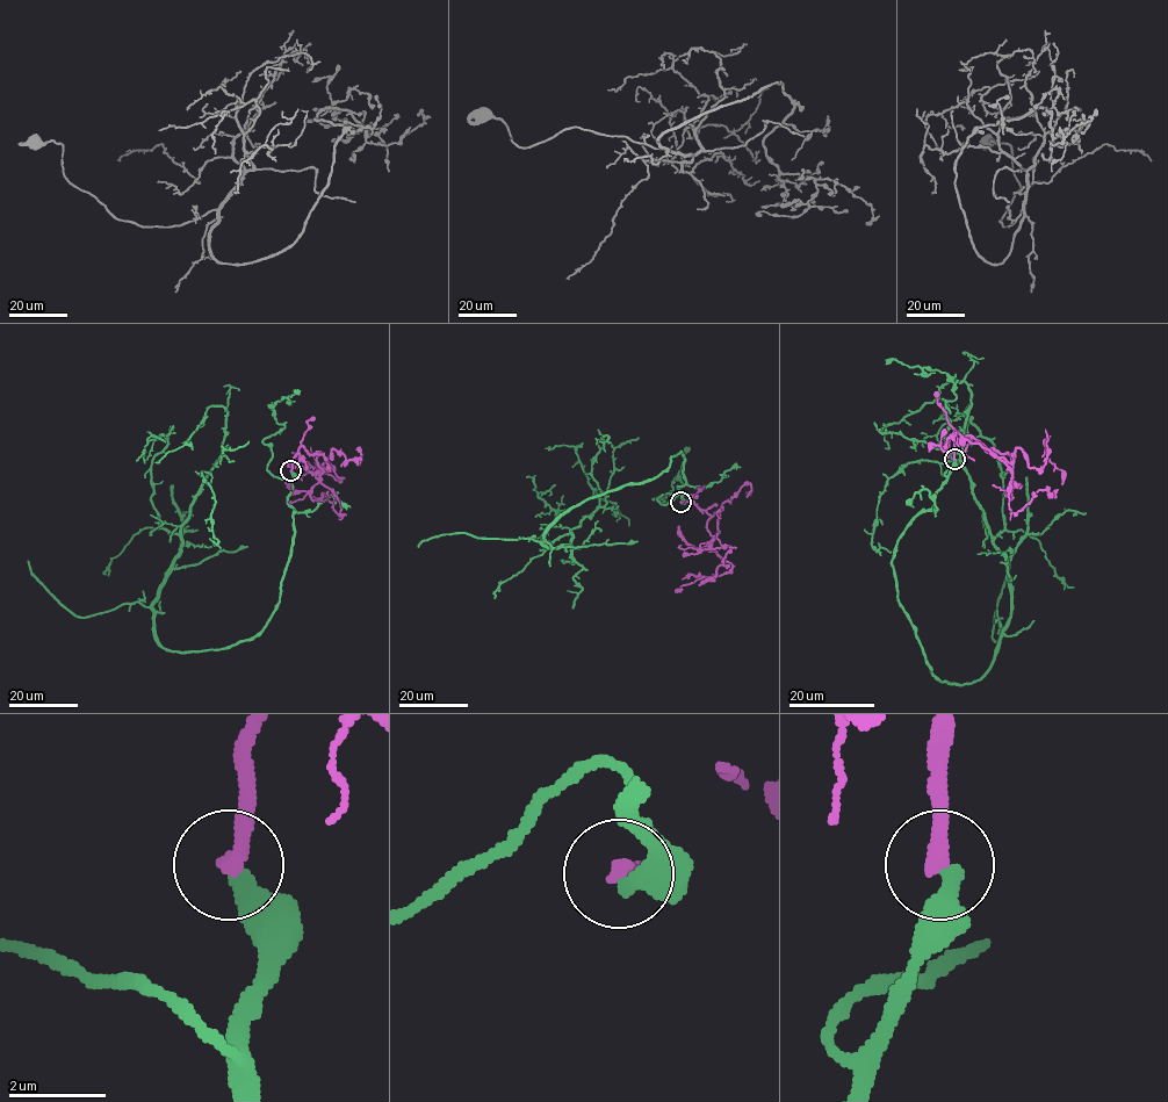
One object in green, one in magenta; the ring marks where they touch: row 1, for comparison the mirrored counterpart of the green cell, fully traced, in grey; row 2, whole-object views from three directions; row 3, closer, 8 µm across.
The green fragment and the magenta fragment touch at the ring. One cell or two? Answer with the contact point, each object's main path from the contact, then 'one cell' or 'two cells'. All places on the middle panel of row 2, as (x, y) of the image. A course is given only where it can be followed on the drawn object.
at (680, 502); green runs (680, 503), (680, 452), (568, 509), (547, 547), (599, 506), (618, 513), (574, 446), (546, 448); magenta runs (680, 502), (693, 502), (711, 516), (707, 530), (713, 539), (704, 548), (732, 567), (682, 589); two cells

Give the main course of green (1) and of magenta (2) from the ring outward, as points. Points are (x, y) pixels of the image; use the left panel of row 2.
1: (290, 470), (267, 624), (178, 652), (152, 605), (225, 408), (156, 462)
2: (290, 470), (303, 446), (321, 453), (314, 474), (327, 462), (341, 477), (314, 468), (289, 481), (292, 491)

